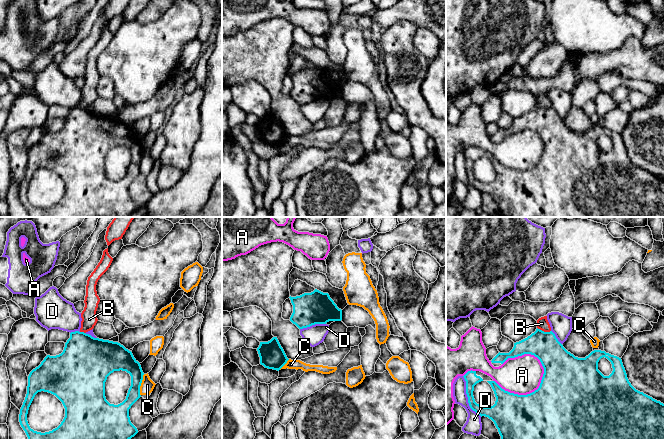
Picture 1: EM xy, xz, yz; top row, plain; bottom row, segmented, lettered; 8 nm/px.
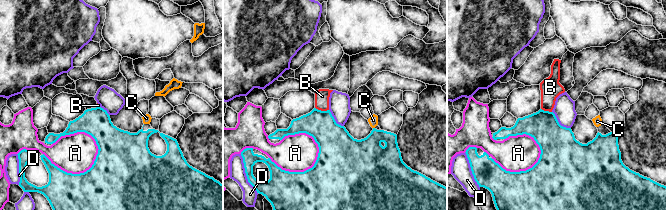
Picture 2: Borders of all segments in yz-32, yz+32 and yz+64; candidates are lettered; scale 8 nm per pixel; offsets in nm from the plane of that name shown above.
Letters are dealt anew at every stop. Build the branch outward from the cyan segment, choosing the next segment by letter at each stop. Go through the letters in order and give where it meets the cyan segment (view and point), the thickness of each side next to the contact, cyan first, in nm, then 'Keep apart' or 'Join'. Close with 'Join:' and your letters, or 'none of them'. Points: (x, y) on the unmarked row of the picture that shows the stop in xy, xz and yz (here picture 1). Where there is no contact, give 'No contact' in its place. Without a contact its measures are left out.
A: Touches cyan at yz (525, 171). Thickness 500 nm (cyan) against 320 nm. Keep apart
B: Touches cyan at yz (543, 107). Thickness 240 nm (cyan) against 100 nm. Keep apart
C: Touches cyan at xy (140, 161). Thickness 170 nm (cyan) against 110 nm. Keep apart
D: Touches cyan at yz (467, 172). Thickness 110 nm (cyan) against 140 nm. Keep apart
Join: none of them

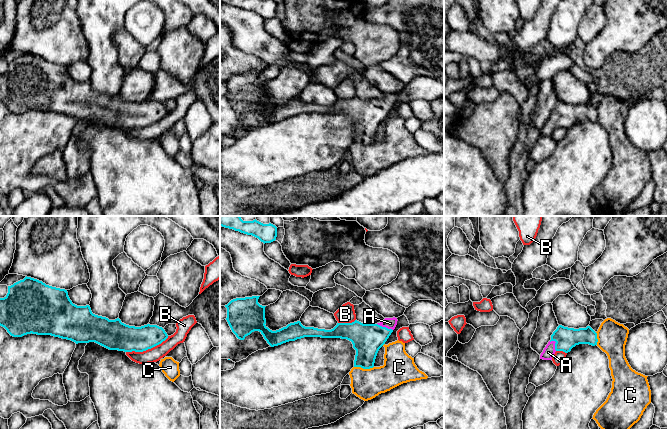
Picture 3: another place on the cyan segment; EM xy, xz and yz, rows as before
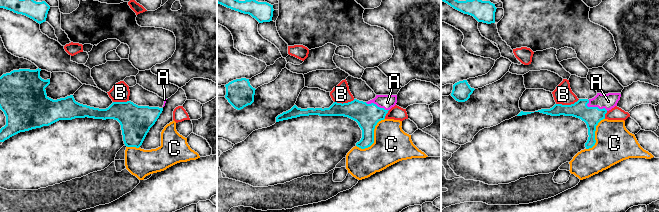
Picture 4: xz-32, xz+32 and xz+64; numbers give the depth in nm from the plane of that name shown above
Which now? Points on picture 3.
A: Touches cyan at xz (385, 103). Thickness 240 nm (cyan) against 90 nm. Join
B: Touches cyan at xy (147, 125). Thickness 220 nm (cyan) against 120 nm. Keep apart
C: Touches cyan at xz (364, 144). Thickness 240 nm (cyan) against 240 nm. Keep apart
Join: A

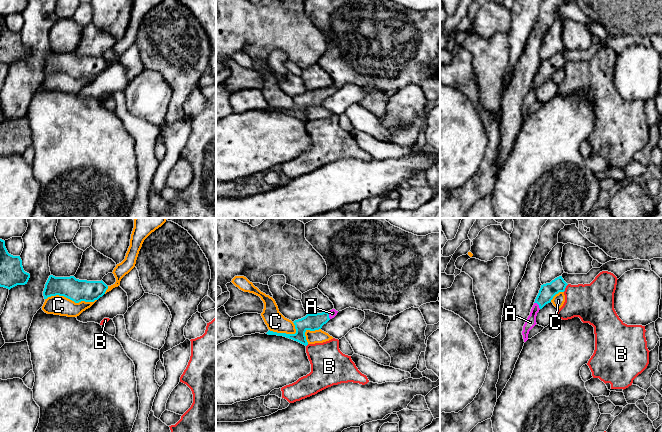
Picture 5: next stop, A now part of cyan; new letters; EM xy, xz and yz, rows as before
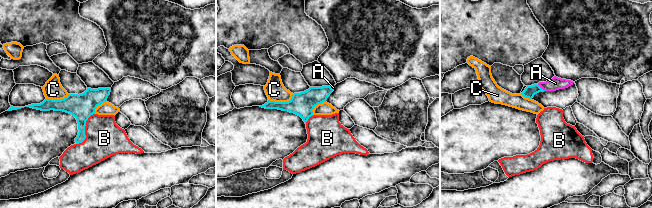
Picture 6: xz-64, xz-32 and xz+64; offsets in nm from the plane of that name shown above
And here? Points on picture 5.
A: Touches cyan at yz (538, 80). Thickness 130 nm (cyan) against 80 nm. Join
B: Touches cyan at yz (565, 63). Thickness 130 nm (cyan) against 300 nm. Keep apart
C: Touches cyan at xy (71, 75). Thickness 180 nm (cyan) against 160 nm. Keep apart
Join: A

